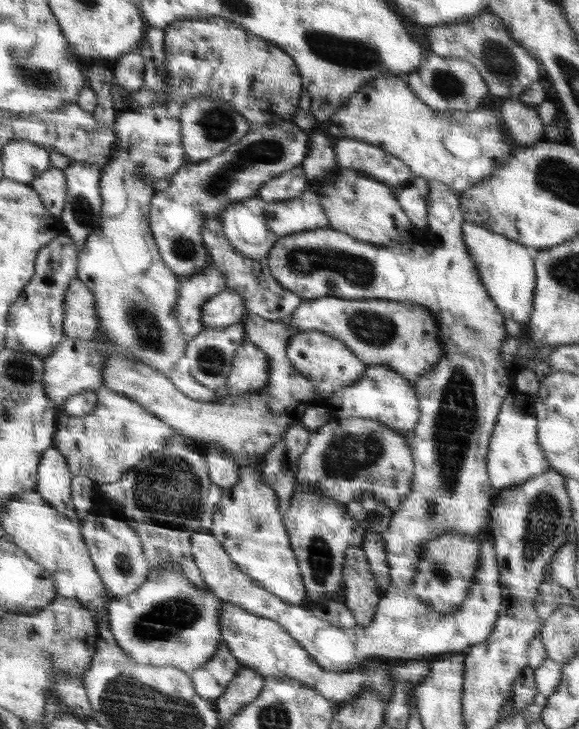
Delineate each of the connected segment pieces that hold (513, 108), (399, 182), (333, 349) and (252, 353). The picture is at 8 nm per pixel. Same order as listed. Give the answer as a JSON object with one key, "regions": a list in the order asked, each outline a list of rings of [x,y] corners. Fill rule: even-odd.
{"regions":[[[[505,100],[501,107],[502,119],[512,135],[514,144],[521,147],[536,144],[544,136],[544,124],[536,108],[518,100]]],[[[341,138],[334,141],[334,152],[339,167],[346,167],[371,176],[378,182],[399,191],[415,177],[409,165],[397,155],[382,150],[379,145]]],[[[311,330],[296,333],[290,338],[288,357],[297,367],[299,374],[311,380],[316,392],[315,402],[321,402],[324,398],[334,396],[336,389],[351,386],[365,373],[366,363],[354,354],[354,350],[340,339],[328,335],[322,331]]],[[[246,340],[233,359],[230,378],[224,389],[229,394],[258,394],[269,384],[270,372],[269,355]]]]}

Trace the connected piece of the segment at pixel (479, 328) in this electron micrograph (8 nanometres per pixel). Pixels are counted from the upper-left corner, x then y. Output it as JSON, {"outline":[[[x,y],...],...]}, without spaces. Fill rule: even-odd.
{"outline":[[[430,181],[428,212],[429,238],[432,240],[428,248],[423,248],[422,238],[412,244],[398,242],[393,246],[376,246],[328,226],[283,237],[265,259],[277,282],[303,300],[335,297],[345,300],[410,301],[429,308],[440,325],[440,341],[446,354],[434,366],[432,373],[414,381],[414,389],[421,401],[421,416],[408,439],[414,459],[412,489],[398,510],[393,512],[388,529],[381,533],[386,545],[391,584],[400,590],[409,590],[413,586],[424,544],[446,532],[470,537],[486,532],[486,526],[491,522],[488,510],[492,508],[495,489],[490,486],[489,472],[486,472],[488,440],[497,426],[502,402],[505,402],[502,398],[508,397],[512,386],[512,378],[508,378],[500,354],[500,346],[508,338],[504,315],[491,299],[482,275],[464,243],[462,224],[465,224],[465,220],[454,190],[442,182]]]}

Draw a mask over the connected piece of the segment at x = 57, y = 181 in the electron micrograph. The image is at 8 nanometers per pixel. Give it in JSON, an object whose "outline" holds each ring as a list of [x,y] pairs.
{"outline":[[[51,167],[46,169],[36,180],[29,183],[32,186],[38,186],[38,194],[42,194],[42,202],[50,214],[60,218],[65,210],[68,190],[66,190],[66,174],[59,168]]]}

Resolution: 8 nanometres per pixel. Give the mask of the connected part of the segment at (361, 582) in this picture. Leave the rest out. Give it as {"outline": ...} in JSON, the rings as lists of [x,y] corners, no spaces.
{"outline":[[[361,545],[345,550],[344,581],[342,592],[345,605],[358,625],[365,627],[377,614],[380,594],[374,588],[374,574]]]}

